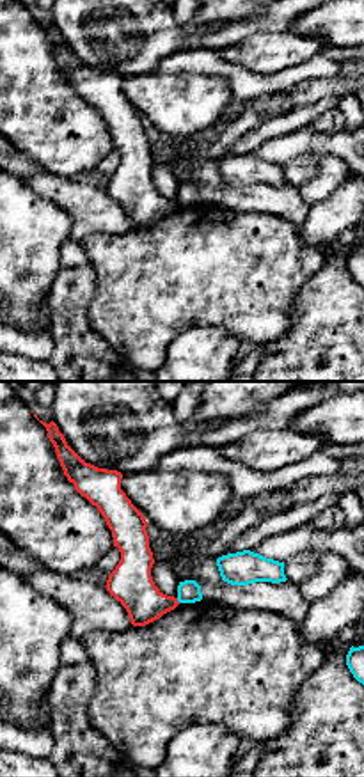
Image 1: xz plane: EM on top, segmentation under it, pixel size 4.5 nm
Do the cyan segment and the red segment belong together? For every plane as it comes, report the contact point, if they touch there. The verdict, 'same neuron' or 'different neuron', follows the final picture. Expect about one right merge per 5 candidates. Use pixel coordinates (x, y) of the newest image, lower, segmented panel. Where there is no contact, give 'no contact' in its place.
(178, 600)

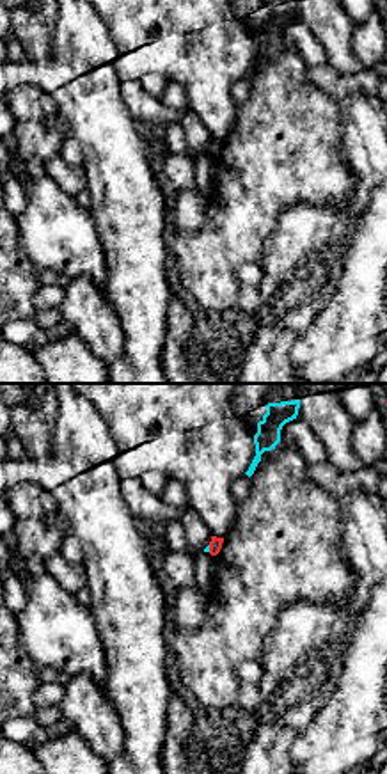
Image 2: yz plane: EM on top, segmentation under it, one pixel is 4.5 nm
(208, 549)

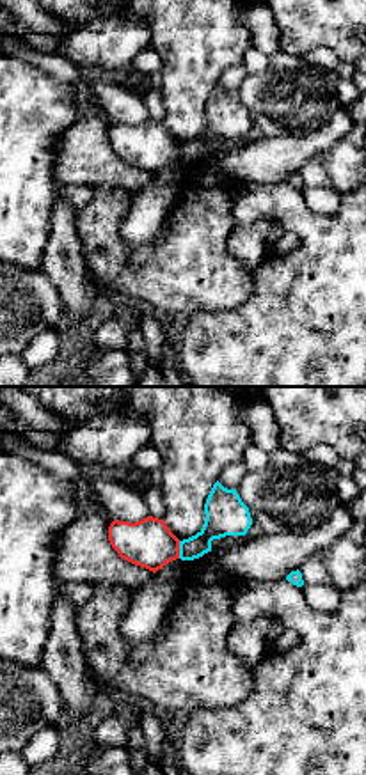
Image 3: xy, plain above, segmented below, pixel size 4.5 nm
(180, 550)

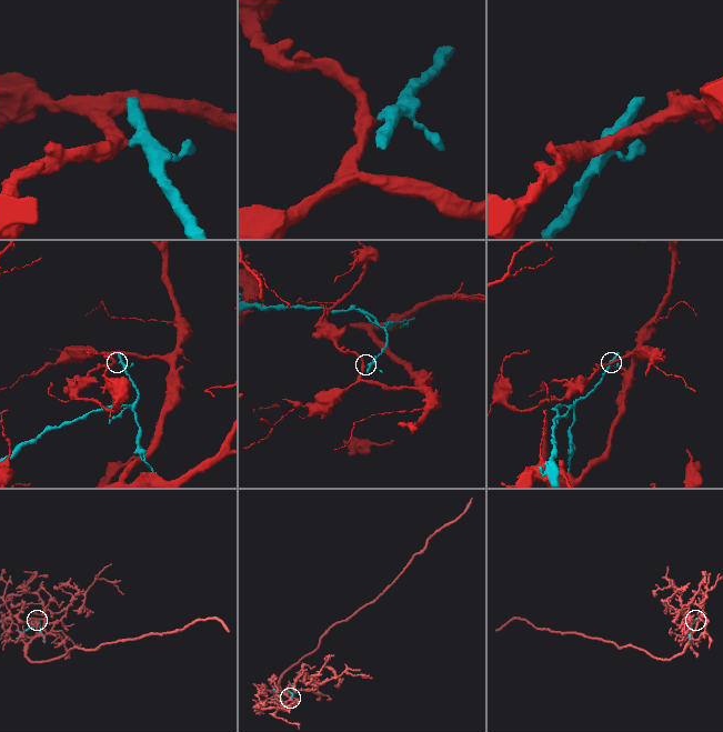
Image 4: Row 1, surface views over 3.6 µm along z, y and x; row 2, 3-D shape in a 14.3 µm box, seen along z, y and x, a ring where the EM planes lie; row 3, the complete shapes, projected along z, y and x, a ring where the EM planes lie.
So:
different neuron

